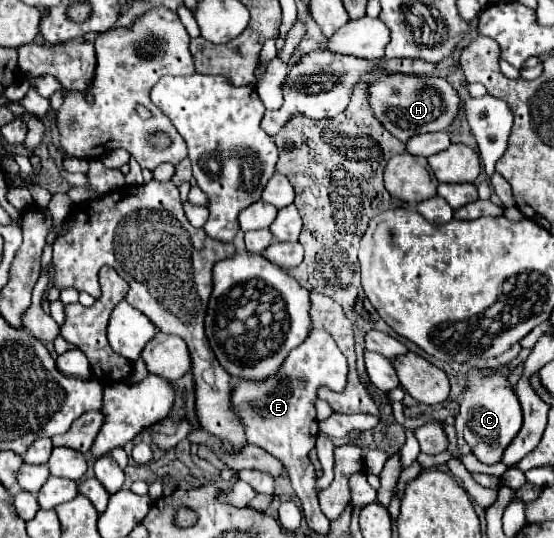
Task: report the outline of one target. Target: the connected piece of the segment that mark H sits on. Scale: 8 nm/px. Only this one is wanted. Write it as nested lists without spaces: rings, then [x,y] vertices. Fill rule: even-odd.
[[[375,71],[369,83],[369,101],[375,117],[391,131],[397,139],[407,143],[411,137],[431,131],[445,131],[457,117],[461,109],[459,93],[441,77],[417,77]]]

